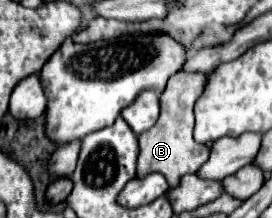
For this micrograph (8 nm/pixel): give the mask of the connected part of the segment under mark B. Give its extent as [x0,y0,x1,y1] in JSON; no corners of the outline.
[138,72,210,188]

